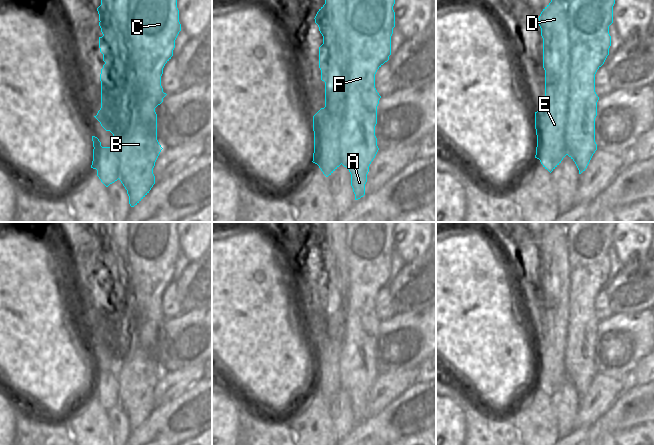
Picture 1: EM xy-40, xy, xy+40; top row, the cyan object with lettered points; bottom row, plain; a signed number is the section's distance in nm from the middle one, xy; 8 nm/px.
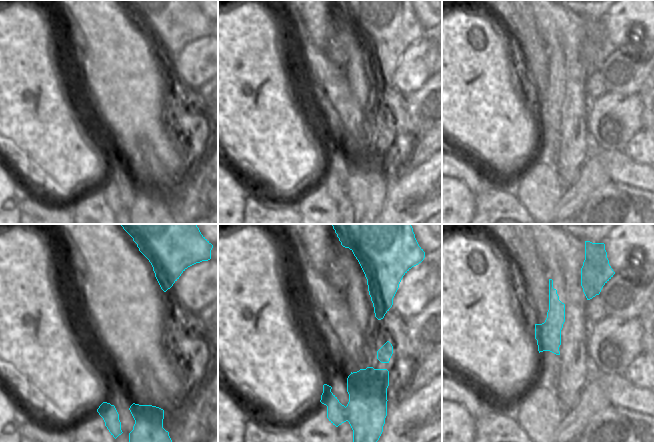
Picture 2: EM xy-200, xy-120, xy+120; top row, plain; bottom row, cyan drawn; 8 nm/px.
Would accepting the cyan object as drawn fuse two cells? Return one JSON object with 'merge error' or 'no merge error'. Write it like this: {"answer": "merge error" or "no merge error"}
{"answer": "merge error"}

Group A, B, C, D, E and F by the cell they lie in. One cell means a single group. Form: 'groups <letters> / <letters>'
groups A B C F / D E

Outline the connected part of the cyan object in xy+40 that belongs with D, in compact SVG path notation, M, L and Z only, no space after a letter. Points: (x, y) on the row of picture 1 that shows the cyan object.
M551 0L538 19L543 38L545 106L535 112L535 158L551 173L567 155L564 135L571 89L567 1Z

